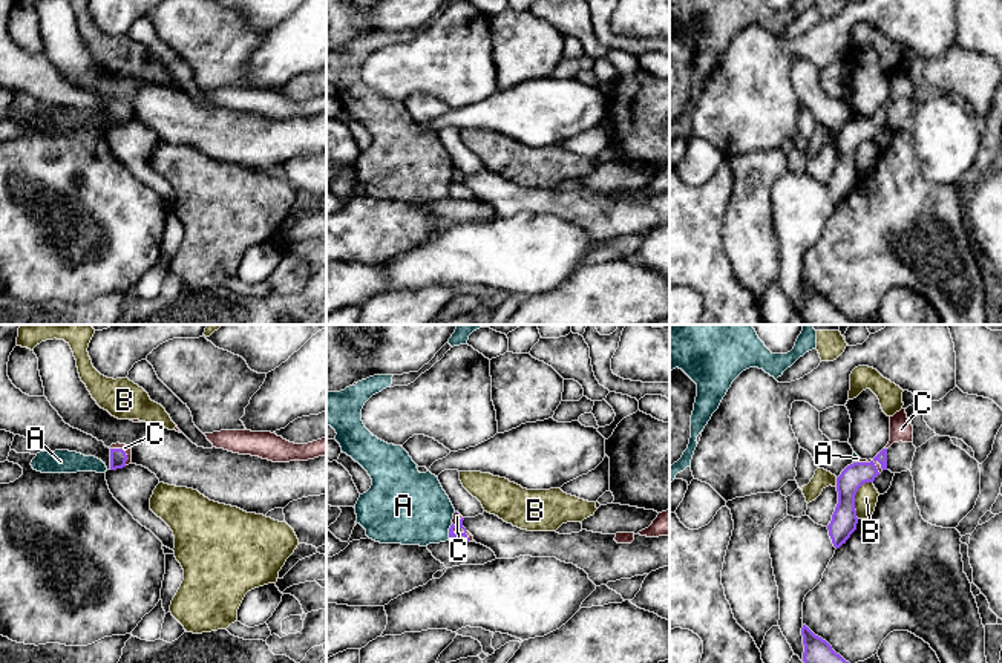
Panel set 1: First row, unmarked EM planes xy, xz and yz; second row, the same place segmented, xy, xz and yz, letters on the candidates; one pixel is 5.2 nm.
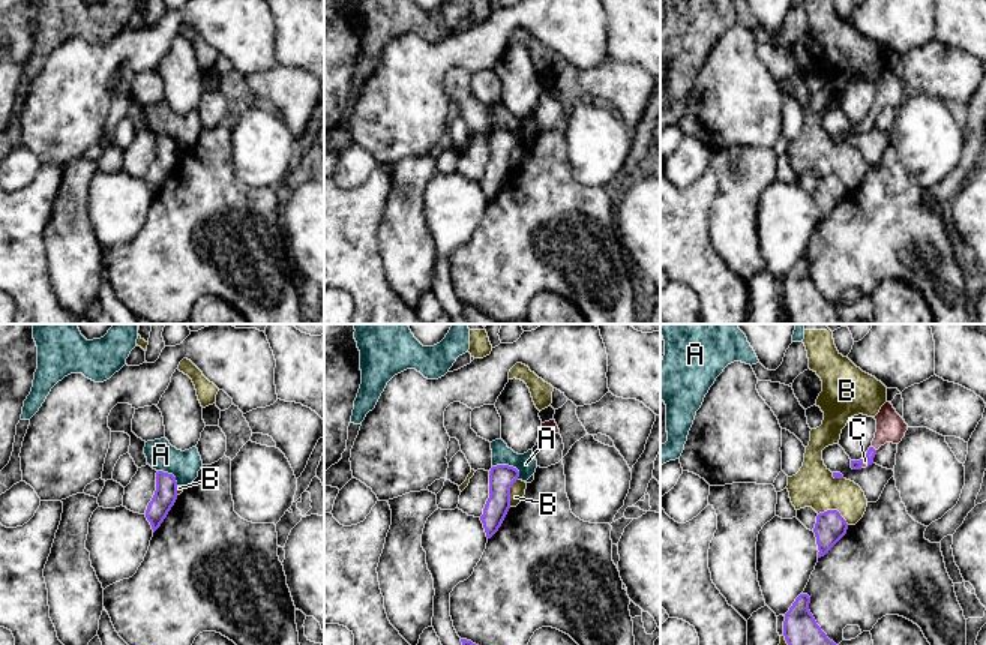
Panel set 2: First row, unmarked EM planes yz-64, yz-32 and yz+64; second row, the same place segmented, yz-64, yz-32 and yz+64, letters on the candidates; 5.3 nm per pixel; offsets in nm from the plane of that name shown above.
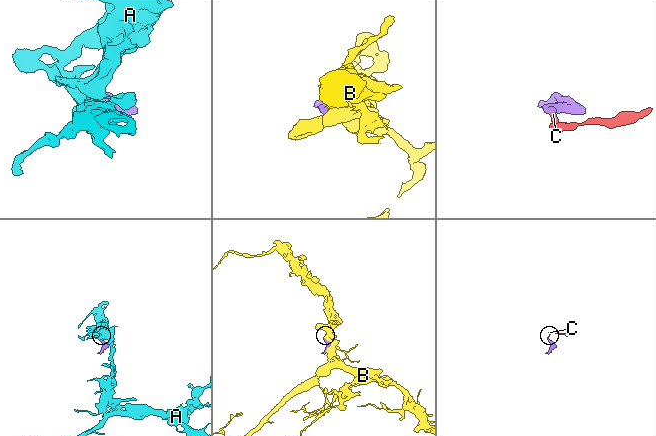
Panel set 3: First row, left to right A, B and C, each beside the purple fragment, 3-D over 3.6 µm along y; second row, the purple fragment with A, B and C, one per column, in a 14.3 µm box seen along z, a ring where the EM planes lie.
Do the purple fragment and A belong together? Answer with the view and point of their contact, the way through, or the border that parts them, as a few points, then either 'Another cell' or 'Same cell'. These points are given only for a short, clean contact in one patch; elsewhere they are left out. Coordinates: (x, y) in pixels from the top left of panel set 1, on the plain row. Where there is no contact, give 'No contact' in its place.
Touches purple at xz (449, 189). Boundary: xz (452, 181), (448, 195). Another cell

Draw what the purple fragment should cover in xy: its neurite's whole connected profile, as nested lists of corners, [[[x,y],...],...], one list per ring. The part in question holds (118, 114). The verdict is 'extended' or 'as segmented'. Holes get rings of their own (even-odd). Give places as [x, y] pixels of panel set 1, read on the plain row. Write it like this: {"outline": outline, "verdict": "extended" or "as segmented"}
{"outline": [[[126,101],[110,103],[110,127],[123,126],[132,121],[132,106]]], "verdict": "extended"}

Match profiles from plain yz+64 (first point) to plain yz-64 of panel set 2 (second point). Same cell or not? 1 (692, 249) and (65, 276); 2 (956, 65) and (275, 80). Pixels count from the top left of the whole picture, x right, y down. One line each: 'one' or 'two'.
1: two
2: one

